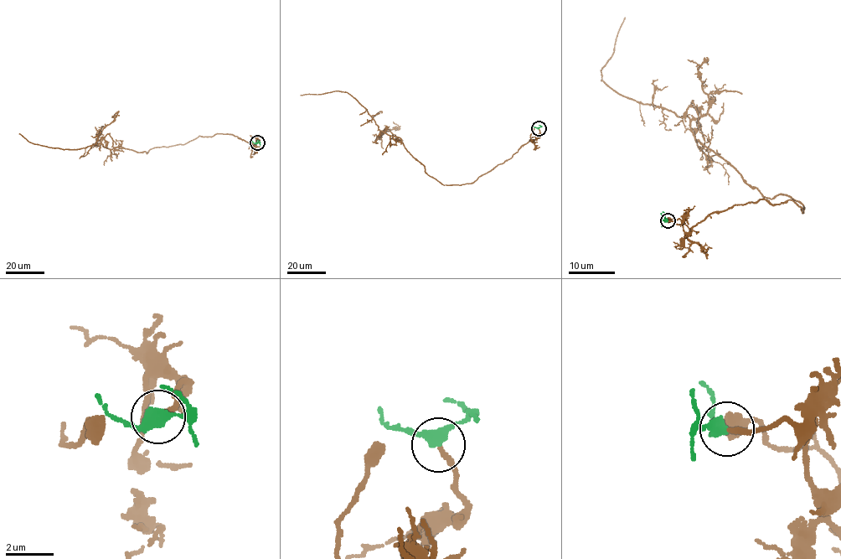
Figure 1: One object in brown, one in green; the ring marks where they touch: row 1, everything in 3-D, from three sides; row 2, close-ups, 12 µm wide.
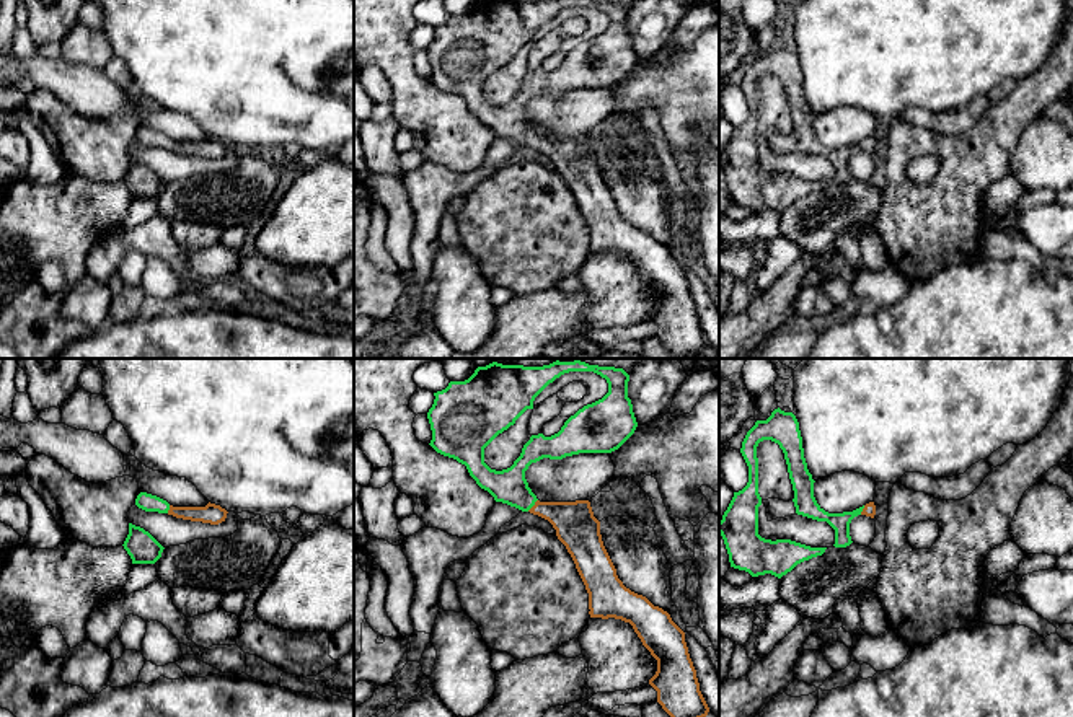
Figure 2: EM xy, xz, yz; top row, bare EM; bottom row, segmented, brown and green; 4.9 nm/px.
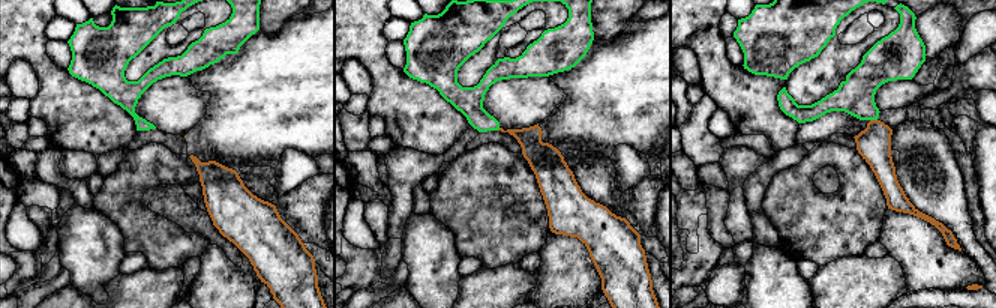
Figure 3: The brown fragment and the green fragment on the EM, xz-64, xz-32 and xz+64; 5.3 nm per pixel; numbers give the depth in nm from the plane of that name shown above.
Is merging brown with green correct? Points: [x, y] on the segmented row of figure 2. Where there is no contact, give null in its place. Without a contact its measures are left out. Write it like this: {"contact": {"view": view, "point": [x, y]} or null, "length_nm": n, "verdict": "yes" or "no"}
{"contact": {"view": "xz", "point": [534, 505]}, "length_nm": 80, "verdict": "yes"}

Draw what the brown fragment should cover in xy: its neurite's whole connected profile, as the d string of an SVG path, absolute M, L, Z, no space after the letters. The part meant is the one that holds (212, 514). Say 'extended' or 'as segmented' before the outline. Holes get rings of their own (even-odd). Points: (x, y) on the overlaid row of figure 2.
extended; M140 492L137 495L135 505L145 512L168 513L176 518L202 521L210 525L219 525L225 521L228 513L220 505L210 502L205 507L173 507L166 500L147 492Z

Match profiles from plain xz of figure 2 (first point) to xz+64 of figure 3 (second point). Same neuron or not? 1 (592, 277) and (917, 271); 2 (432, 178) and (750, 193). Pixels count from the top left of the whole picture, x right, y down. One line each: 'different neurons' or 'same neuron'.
1: same neuron
2: different neurons

